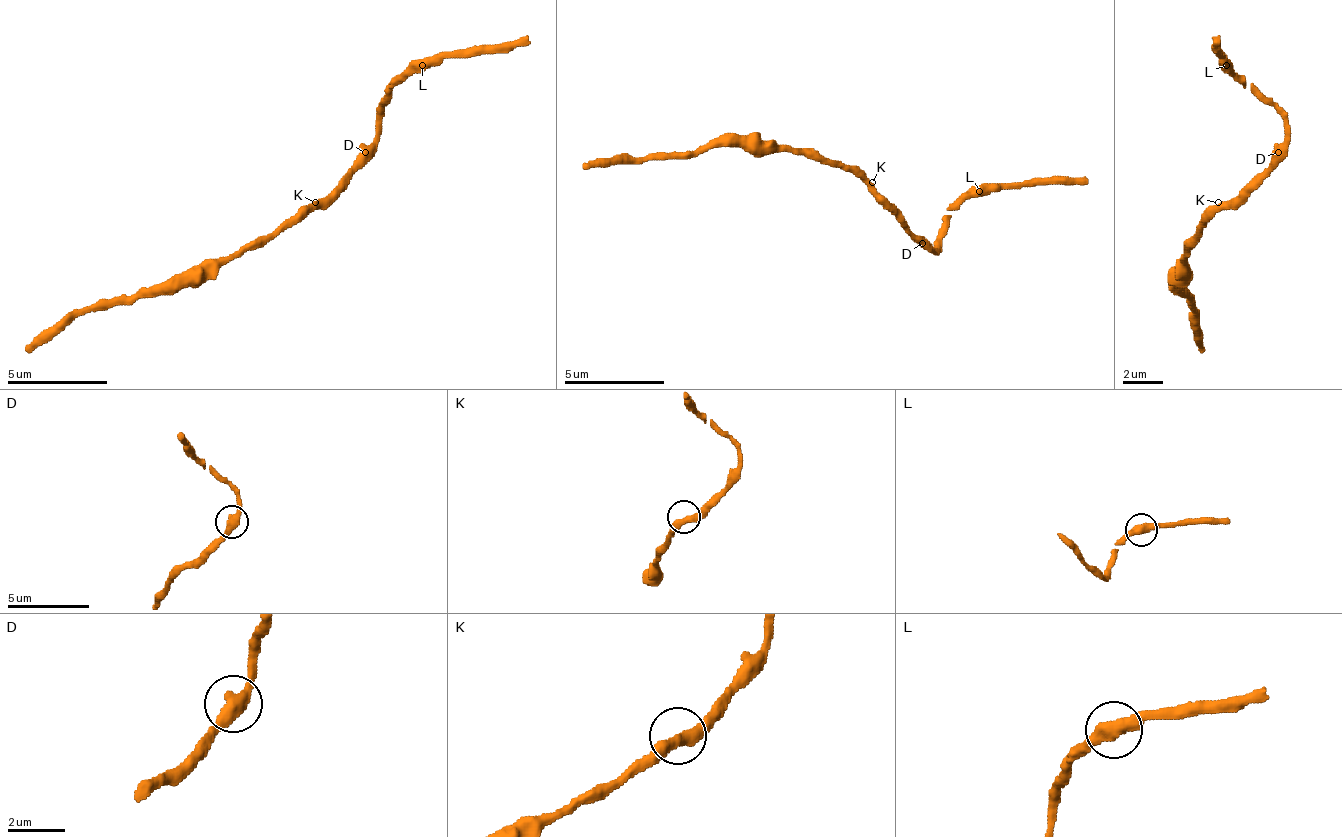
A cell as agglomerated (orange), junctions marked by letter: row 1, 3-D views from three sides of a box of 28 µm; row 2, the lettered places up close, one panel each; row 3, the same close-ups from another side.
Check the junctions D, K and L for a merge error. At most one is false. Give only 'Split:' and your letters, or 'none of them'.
Split: none of them

